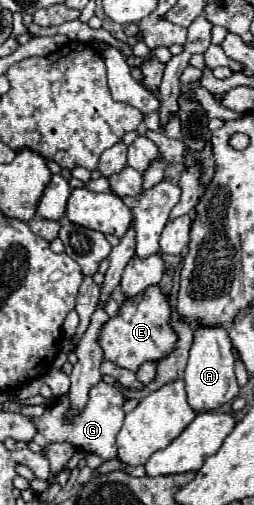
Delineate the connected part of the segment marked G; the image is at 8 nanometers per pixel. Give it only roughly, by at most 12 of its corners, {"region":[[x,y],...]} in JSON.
{"region":[[98,381],[78,415],[68,393],[32,417],[48,443],[118,455],[126,397]]}

